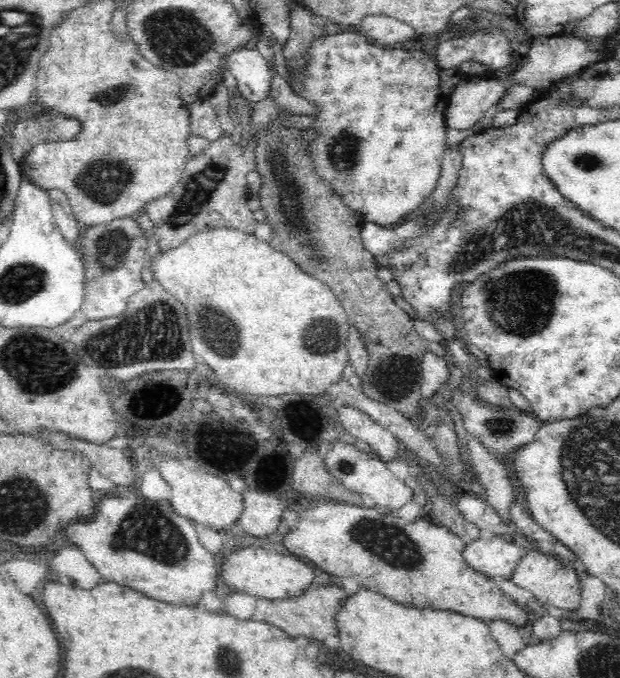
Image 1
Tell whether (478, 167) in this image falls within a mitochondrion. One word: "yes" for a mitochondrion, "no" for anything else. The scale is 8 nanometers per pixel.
no

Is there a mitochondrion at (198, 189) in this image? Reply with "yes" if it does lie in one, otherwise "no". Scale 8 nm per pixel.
yes

